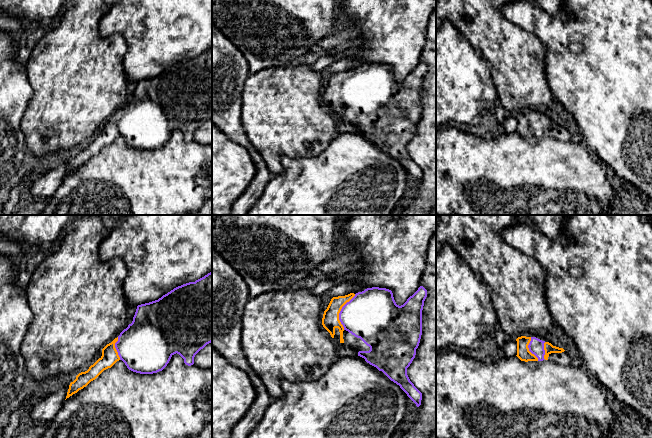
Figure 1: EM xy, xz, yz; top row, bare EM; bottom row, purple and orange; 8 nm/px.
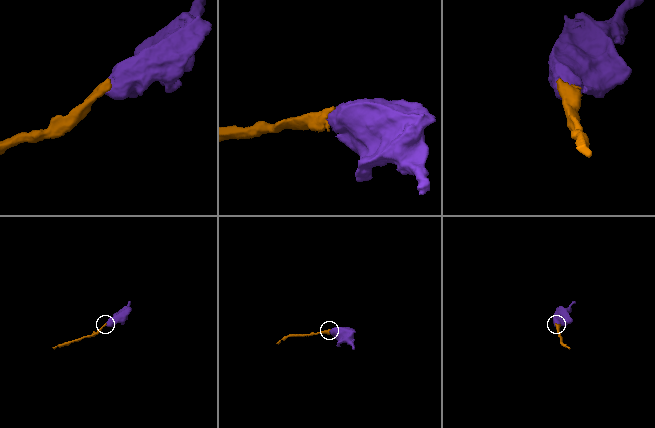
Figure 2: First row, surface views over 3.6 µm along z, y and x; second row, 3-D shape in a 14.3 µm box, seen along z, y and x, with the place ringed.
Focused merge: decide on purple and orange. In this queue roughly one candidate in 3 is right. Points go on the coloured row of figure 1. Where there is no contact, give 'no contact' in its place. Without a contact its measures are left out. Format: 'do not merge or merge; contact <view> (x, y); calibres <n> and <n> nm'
merge; contact xz (340, 312); calibres 420 and 140 nm

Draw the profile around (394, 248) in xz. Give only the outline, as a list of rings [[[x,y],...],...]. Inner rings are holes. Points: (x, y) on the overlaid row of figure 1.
[[[353,215],[339,223],[340,239],[347,241],[348,247],[355,250],[358,245],[361,255],[359,275],[349,281],[353,285],[351,293],[362,292],[367,288],[379,287],[392,291],[397,305],[403,305],[421,286],[421,277],[426,267],[428,246],[436,233],[436,215]]]

